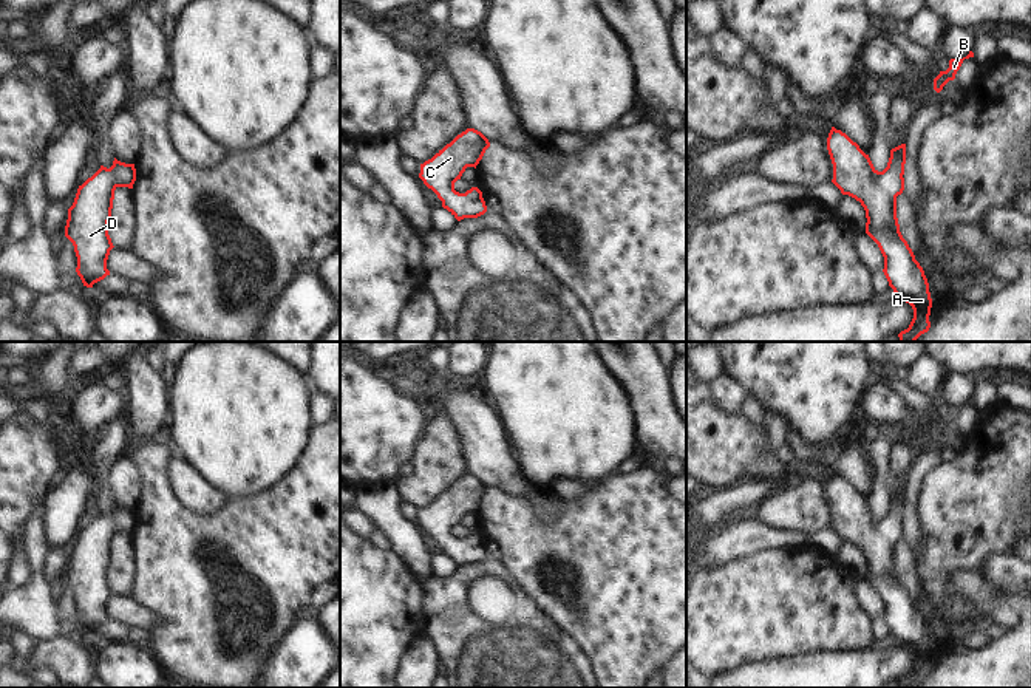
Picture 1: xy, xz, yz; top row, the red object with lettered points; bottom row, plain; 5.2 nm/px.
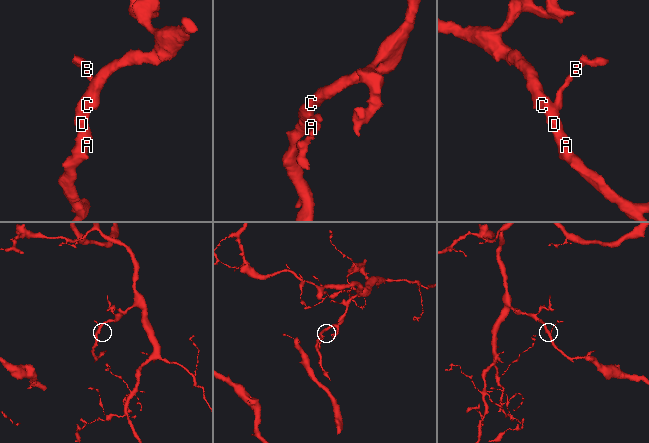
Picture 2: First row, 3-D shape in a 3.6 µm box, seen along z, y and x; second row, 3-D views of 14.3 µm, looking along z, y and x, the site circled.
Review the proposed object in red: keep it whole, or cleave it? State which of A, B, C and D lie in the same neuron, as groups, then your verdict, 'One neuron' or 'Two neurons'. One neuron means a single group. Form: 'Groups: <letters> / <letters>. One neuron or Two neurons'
Groups: A B C D. One neuron.

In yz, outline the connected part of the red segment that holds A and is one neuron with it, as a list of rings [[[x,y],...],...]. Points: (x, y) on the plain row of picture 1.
[[[832,473],[827,496],[833,510],[832,529],[861,549],[866,557],[866,580],[878,591],[884,603],[884,622],[889,632],[914,656],[900,688],[915,688],[931,674],[932,645],[923,614],[900,578],[897,543],[904,536],[906,490],[890,496],[887,513],[878,518],[869,501],[846,479]]]

